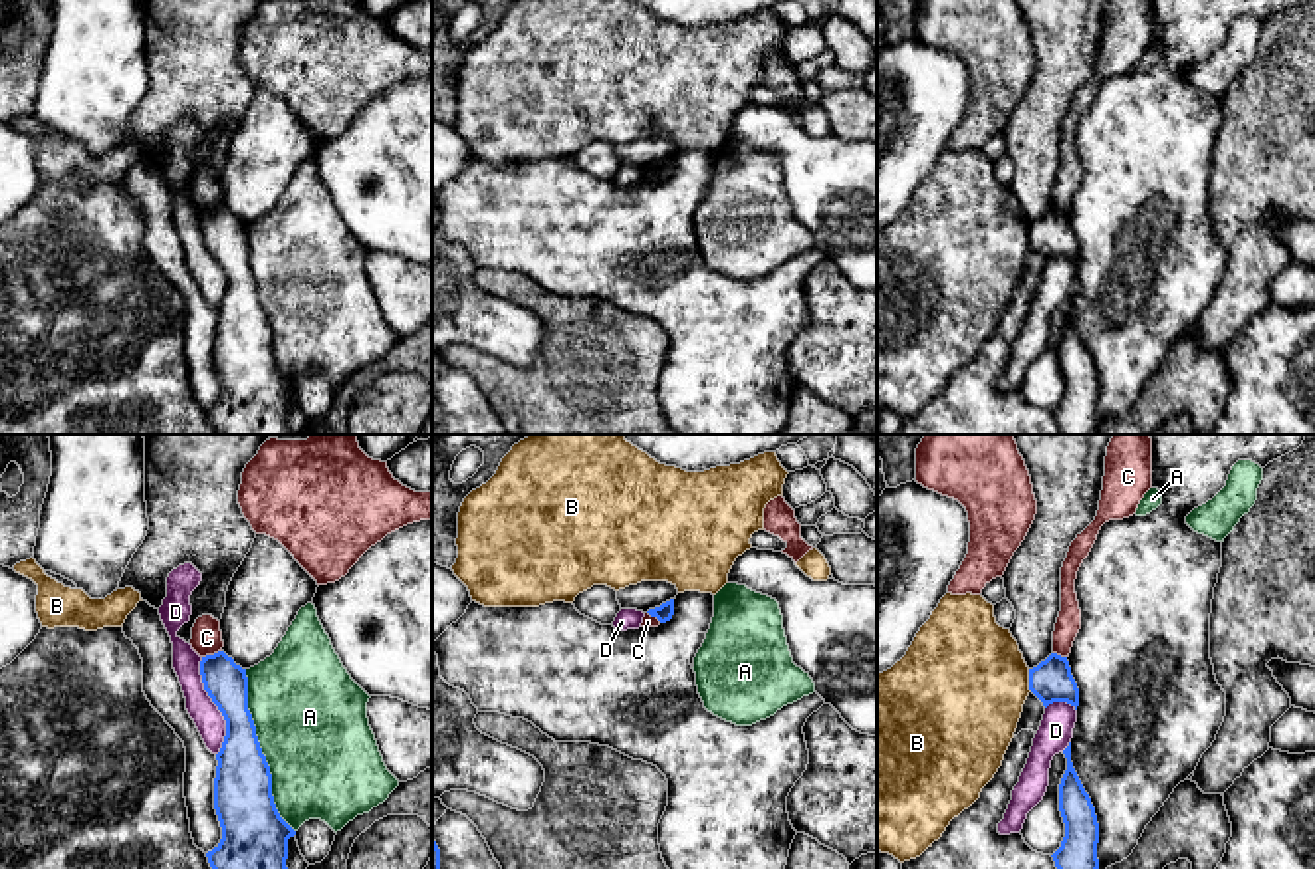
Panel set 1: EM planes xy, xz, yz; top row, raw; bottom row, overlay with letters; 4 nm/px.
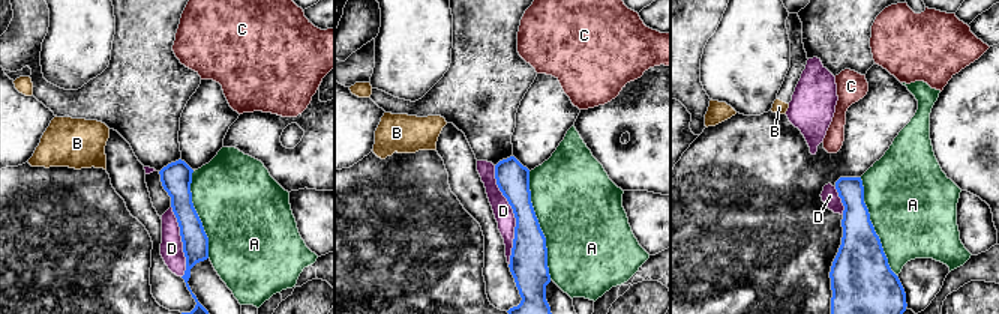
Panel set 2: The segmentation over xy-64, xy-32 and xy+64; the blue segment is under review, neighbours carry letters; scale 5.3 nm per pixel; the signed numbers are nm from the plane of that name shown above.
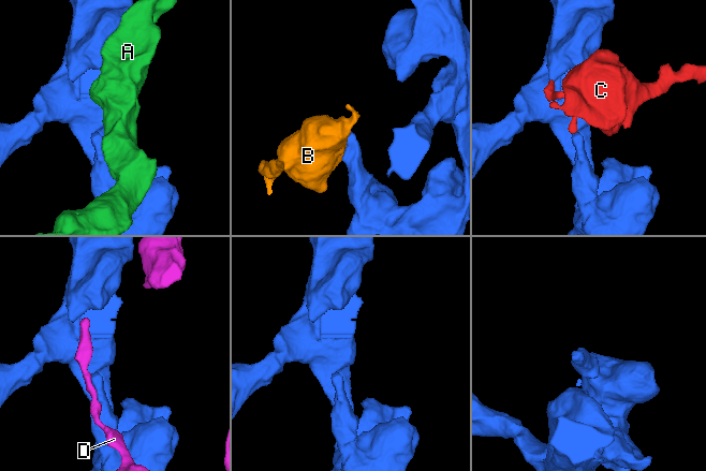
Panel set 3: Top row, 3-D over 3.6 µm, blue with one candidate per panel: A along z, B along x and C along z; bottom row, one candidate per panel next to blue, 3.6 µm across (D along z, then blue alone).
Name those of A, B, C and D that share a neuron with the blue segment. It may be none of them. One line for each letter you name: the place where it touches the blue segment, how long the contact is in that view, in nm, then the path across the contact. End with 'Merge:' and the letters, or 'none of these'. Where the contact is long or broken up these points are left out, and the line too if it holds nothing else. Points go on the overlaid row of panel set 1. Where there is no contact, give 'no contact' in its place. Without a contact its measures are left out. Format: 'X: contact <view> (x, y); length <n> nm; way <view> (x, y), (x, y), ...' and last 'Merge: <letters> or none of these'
Merge: none of these

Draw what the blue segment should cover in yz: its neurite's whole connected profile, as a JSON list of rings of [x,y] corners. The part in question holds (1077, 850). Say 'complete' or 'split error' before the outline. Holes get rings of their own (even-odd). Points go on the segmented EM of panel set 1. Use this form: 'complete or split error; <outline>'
complete; [[[1071,742],[1063,754],[1067,770],[1059,784],[1059,811],[1065,823],[1065,837],[1051,857],[1057,869],[1099,869],[1099,823],[1095,807],[1073,768]]]

